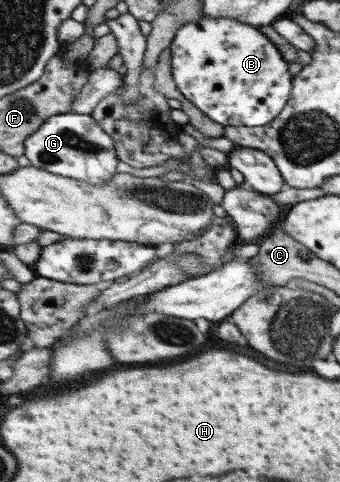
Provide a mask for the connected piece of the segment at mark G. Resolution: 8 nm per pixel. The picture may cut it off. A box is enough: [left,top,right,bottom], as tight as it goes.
[23,113,118,186]

